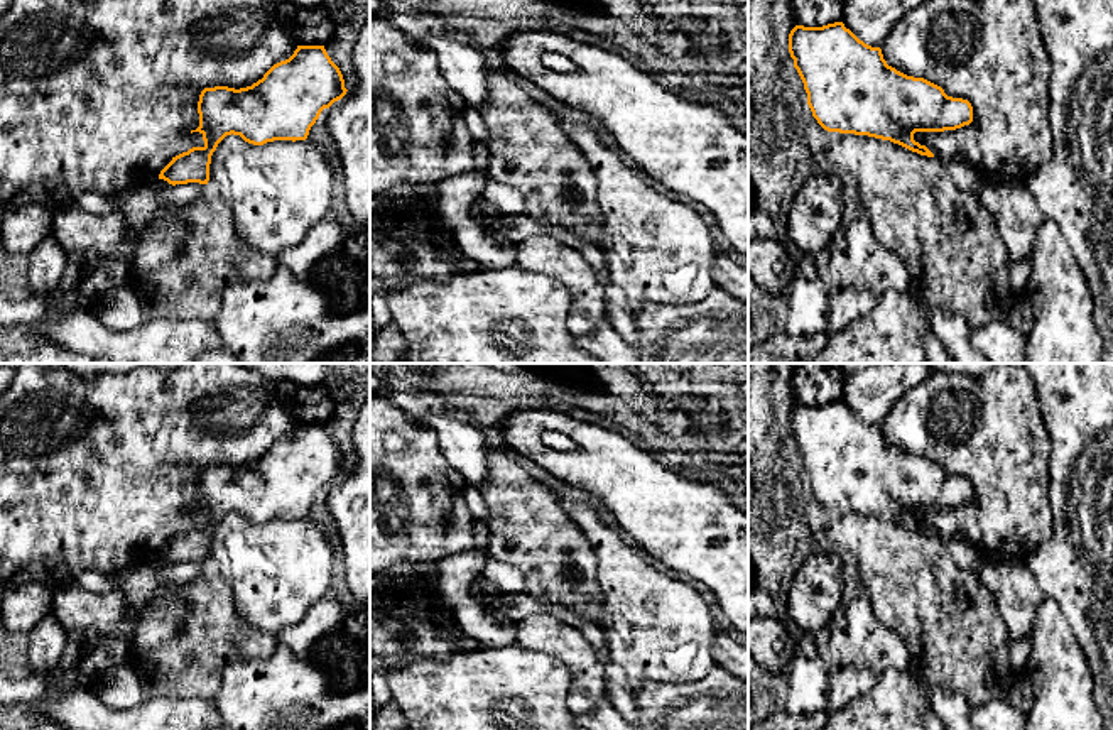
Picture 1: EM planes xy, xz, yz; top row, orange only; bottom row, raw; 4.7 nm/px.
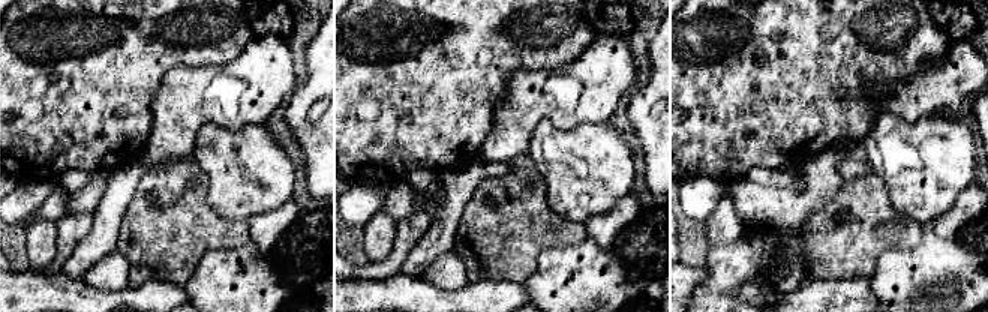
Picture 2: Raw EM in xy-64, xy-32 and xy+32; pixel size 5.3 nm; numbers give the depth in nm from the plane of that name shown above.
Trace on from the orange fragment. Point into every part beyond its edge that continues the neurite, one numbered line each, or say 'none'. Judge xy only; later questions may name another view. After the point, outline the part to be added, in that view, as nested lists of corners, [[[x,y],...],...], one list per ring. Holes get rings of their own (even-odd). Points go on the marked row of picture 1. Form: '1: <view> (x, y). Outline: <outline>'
none

